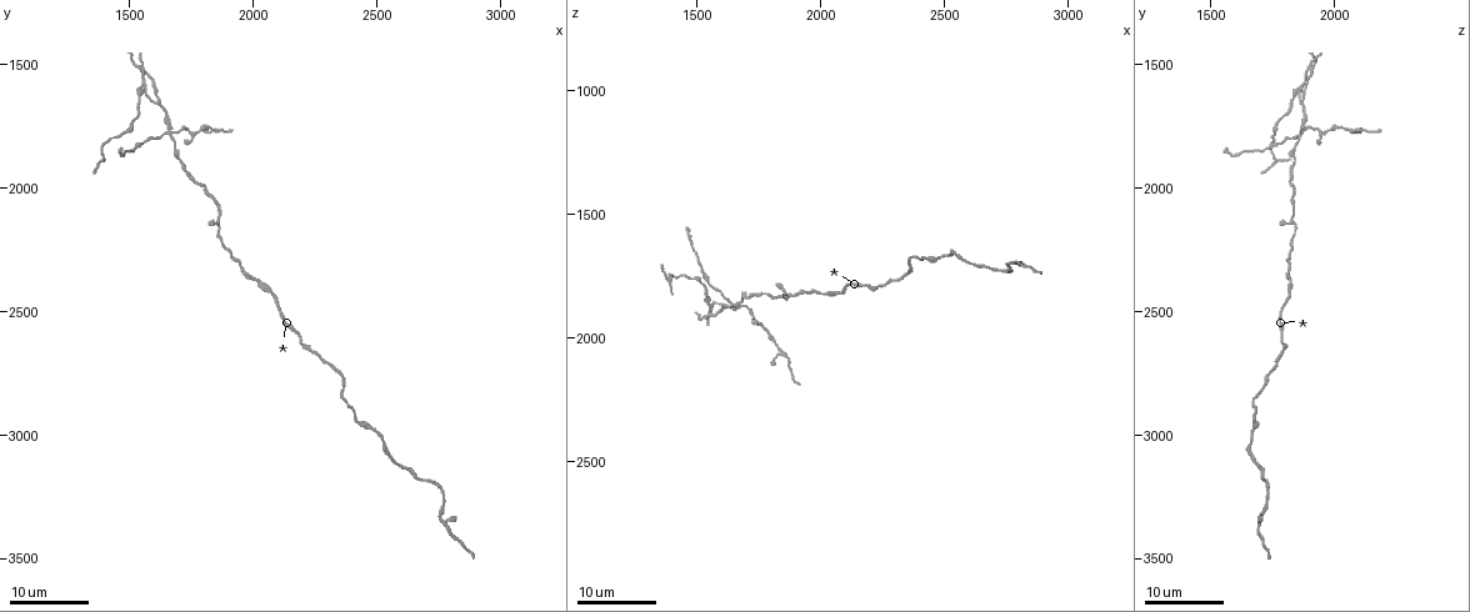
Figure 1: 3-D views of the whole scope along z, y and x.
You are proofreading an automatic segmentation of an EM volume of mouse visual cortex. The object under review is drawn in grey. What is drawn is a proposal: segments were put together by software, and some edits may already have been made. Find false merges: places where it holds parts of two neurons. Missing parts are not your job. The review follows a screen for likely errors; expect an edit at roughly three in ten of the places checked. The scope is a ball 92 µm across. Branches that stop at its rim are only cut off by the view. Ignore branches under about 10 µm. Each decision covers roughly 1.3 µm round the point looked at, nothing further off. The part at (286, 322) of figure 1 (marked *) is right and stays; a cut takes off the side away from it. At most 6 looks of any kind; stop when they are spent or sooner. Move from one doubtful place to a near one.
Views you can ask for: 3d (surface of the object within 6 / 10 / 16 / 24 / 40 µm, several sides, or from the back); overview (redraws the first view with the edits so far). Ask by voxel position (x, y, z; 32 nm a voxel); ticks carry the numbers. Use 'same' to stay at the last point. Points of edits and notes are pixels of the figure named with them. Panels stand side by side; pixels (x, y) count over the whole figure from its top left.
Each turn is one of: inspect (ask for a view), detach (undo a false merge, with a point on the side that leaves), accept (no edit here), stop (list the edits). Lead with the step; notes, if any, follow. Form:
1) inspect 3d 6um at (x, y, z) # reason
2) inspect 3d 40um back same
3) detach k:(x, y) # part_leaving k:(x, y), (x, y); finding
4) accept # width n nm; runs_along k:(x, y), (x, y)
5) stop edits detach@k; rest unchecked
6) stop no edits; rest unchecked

inspect 3d 24um at (2520, 3020, 1660) # a narrow waist

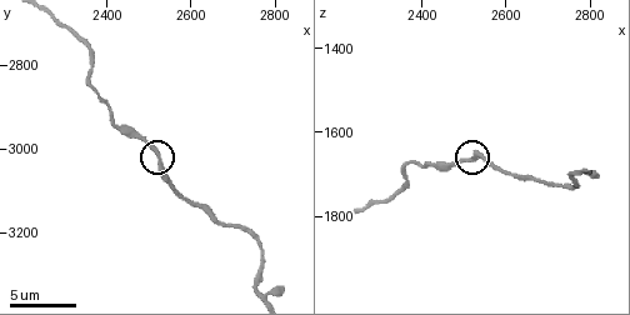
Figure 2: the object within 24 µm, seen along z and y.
inspect 3d 6um at (2520, 3030, 1660)

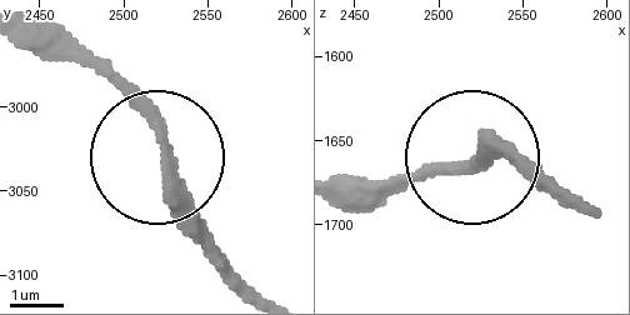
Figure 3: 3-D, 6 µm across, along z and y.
accept # runs_along 3:(348, 188), (531, 160); all the same neuron

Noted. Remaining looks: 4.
inspect 3d 16um at (1770, 1970, 1820) # narrows sharply

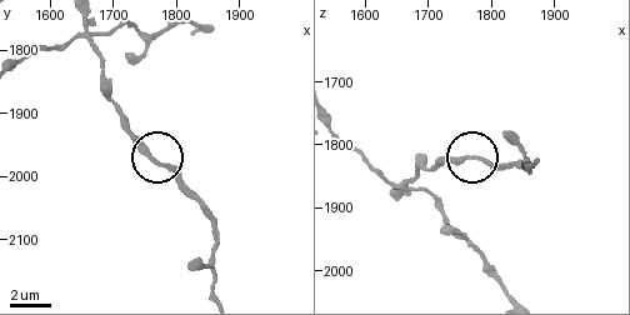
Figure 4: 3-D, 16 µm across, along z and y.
inspect 3d 10um at (1770, 1975, 1820) # zoom in

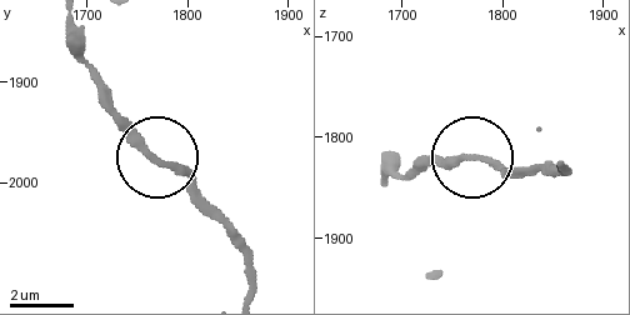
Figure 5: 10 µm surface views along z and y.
accept # continuous, no second neuron

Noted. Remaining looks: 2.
inspect 3d 24um at (1680, 1780, 1860) # four or more arms meet

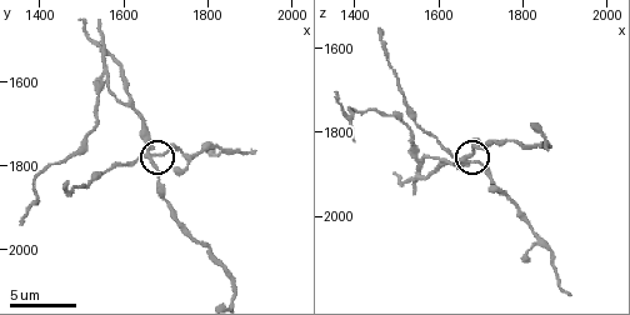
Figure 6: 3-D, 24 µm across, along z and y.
inspect 3d 6um at (1670, 1765, 1870)

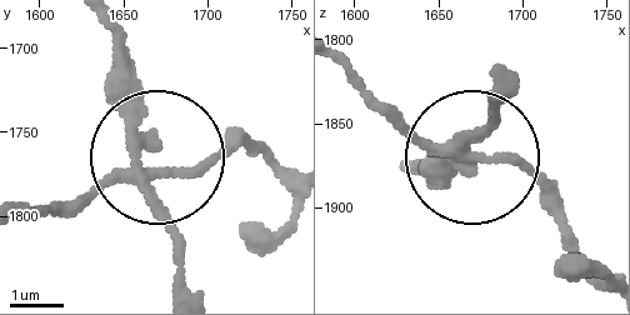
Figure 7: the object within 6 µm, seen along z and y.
detach 7:(80, 209) # width 240 nm; part_leaving 7:(148, 179), (198, 174), (238, 139), (291, 170); two neurons meet here

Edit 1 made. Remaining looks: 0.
stop edits detach@7; rest unchecked

